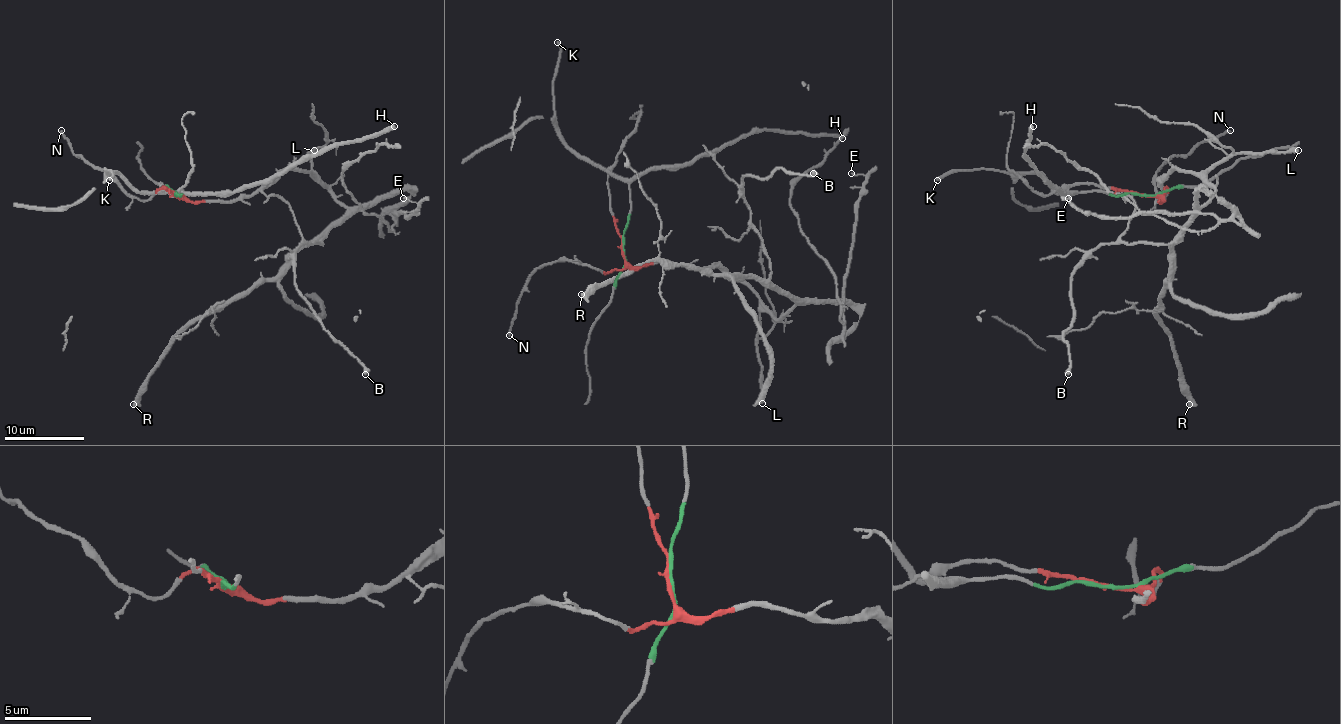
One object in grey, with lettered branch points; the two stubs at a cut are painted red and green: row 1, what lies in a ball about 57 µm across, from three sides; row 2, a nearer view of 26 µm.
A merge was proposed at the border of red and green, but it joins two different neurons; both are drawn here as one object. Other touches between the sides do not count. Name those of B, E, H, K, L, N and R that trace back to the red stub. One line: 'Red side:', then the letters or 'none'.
Red side: B, E, L, N, R

